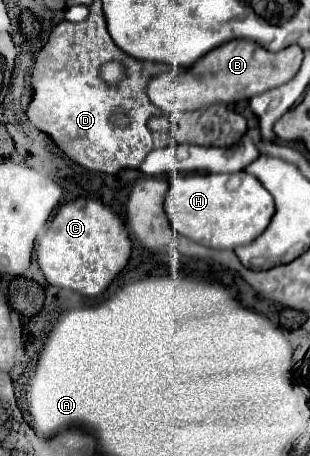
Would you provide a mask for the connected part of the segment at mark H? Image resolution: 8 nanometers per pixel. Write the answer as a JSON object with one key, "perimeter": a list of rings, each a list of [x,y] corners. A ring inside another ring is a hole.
{"perimeter":[[[248,172],[236,174],[174,174],[164,202],[170,224],[180,236],[186,236],[208,248],[236,248],[258,238],[272,220],[274,198]]]}

